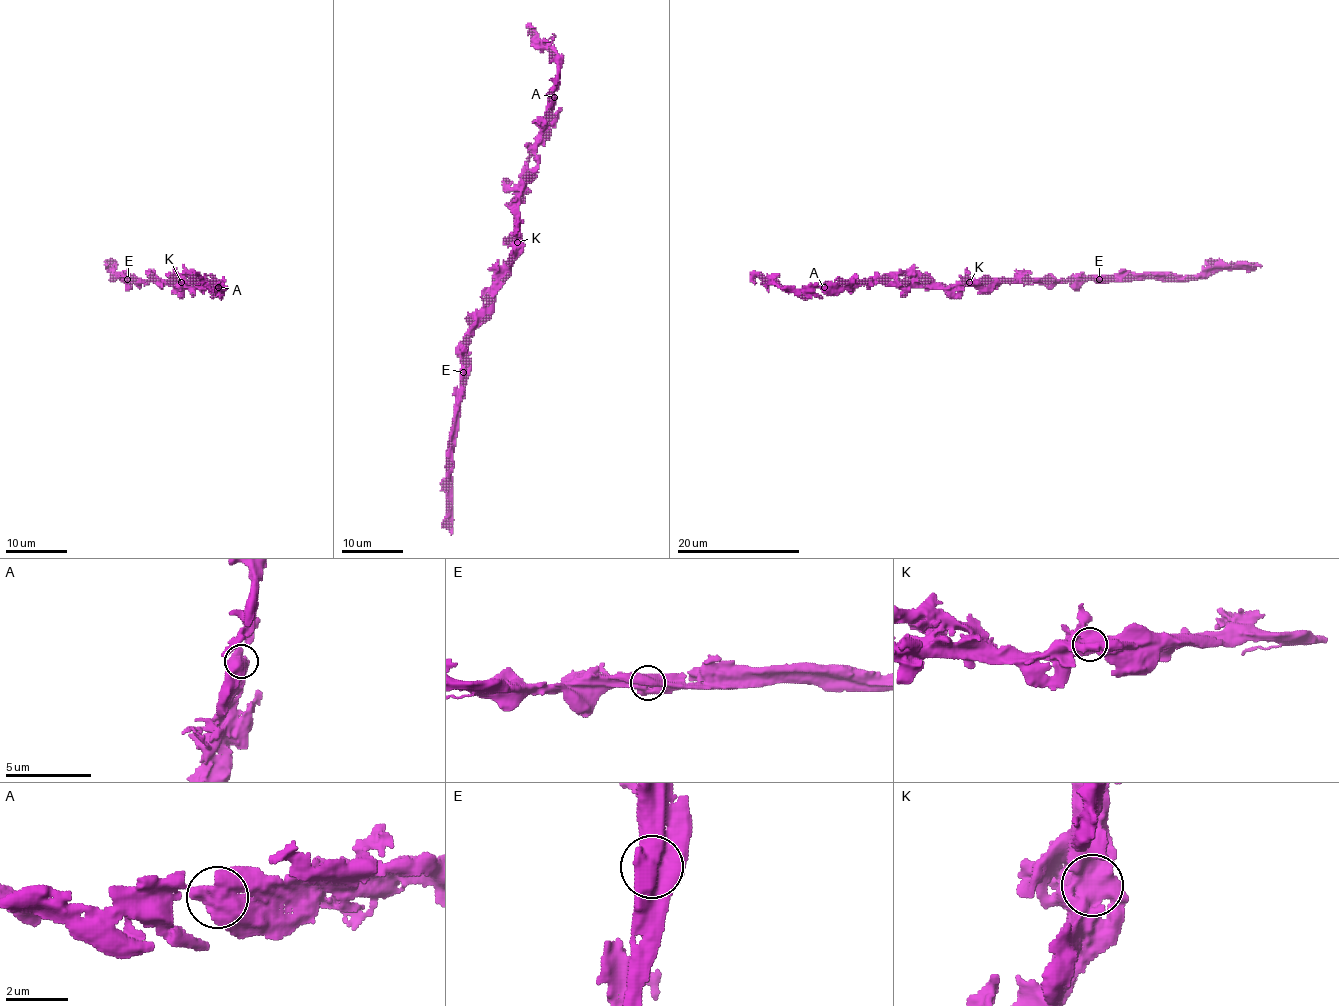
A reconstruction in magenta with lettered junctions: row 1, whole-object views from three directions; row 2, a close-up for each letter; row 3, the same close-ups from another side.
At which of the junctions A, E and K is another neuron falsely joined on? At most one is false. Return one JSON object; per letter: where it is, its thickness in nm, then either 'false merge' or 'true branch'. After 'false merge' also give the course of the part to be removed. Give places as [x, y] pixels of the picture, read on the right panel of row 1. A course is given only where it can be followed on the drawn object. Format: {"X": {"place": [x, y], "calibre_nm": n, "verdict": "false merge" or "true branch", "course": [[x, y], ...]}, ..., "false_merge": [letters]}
{"A": {"place": [824, 287], "calibre_nm": 750, "verdict": "true branch"}, "E": {"place": [1099, 279], "calibre_nm": 850, "verdict": "true branch"}, "K": {"place": [969, 282], "calibre_nm": 800, "verdict": "true branch"}, "false_merge": []}

